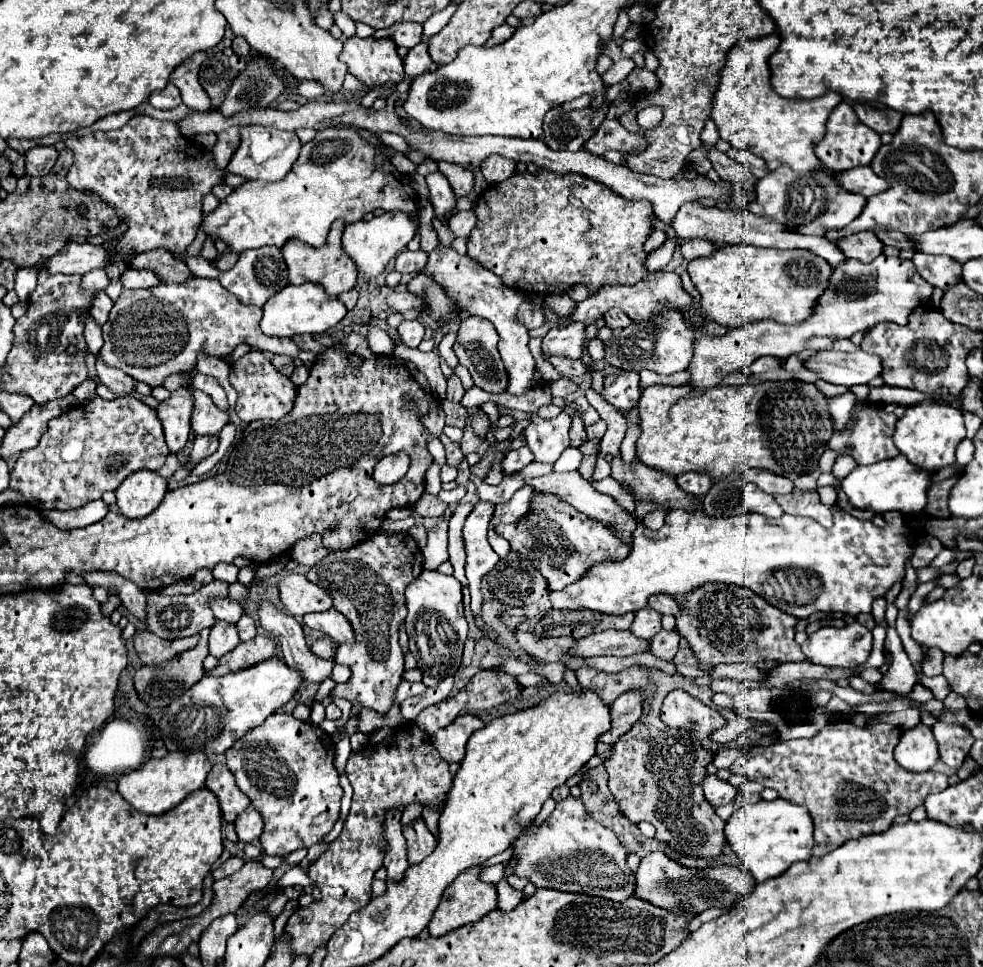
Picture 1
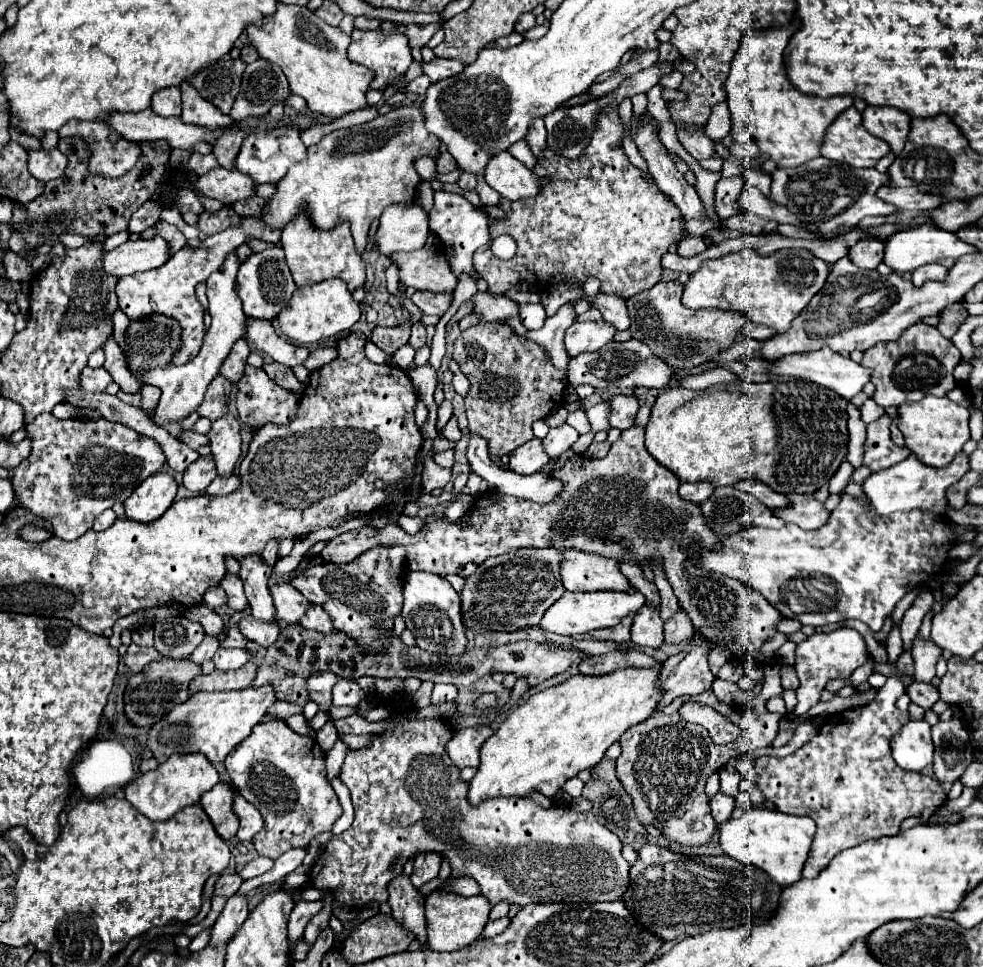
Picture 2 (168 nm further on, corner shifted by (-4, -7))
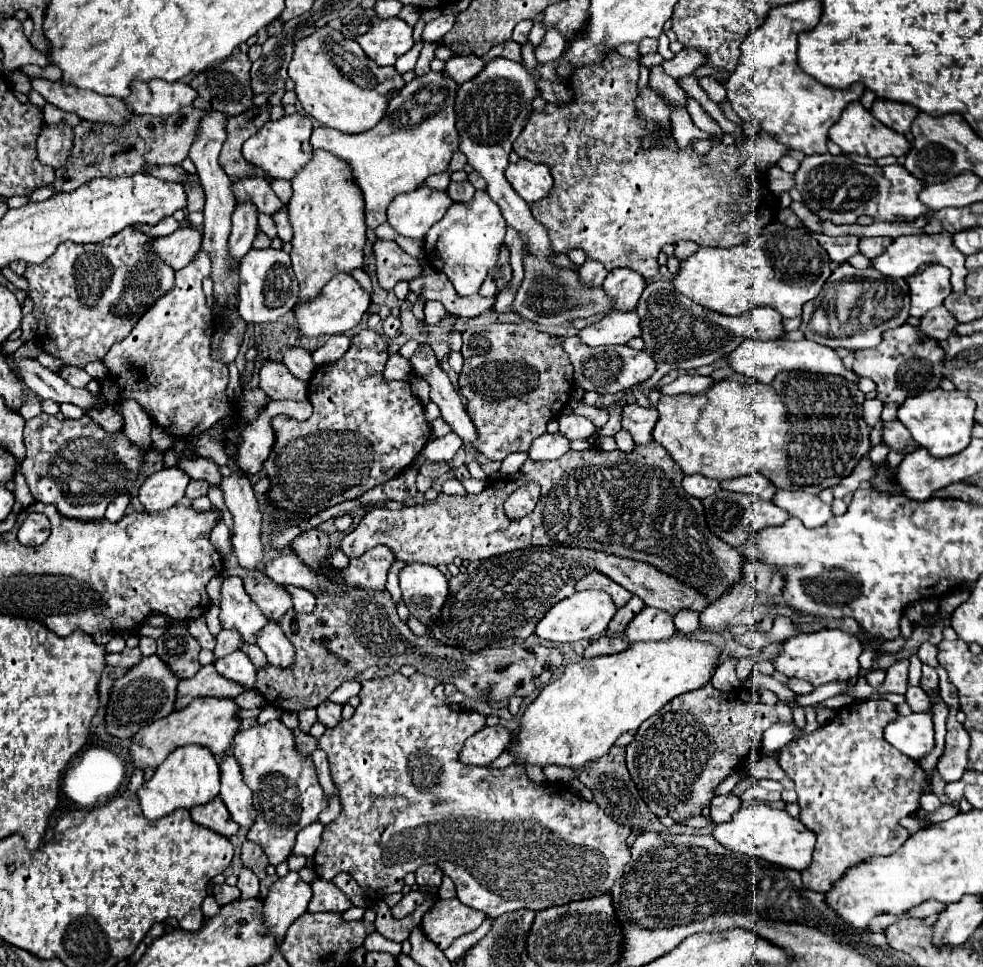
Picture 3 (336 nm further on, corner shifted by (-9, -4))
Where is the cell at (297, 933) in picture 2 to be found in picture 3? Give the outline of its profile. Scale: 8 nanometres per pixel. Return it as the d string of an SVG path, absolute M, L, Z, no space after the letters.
M316 878L312 890L314 896L308 904L308 912L346 912L352 906L350 902L346 904L346 894L332 882Z

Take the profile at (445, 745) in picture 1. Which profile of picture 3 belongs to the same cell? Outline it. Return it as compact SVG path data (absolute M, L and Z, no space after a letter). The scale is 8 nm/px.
M486 726L470 736L460 752L462 764L490 766L510 746L510 732L504 726Z

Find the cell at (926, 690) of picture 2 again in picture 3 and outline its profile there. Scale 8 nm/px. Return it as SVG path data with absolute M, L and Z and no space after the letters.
M908 686L908 692L904 696L906 696L906 702L912 708L912 712L928 712L930 710L930 698L922 688Z

